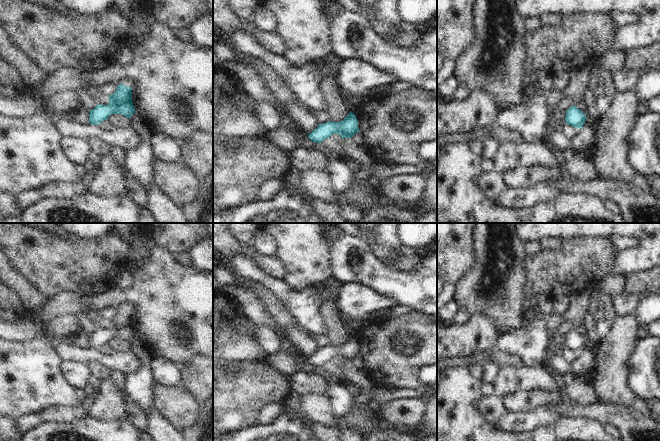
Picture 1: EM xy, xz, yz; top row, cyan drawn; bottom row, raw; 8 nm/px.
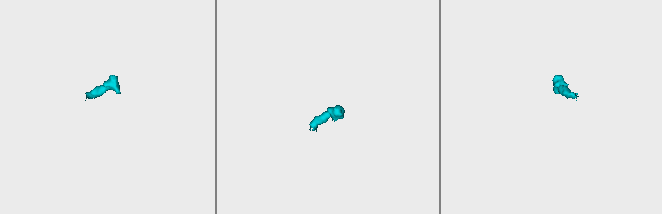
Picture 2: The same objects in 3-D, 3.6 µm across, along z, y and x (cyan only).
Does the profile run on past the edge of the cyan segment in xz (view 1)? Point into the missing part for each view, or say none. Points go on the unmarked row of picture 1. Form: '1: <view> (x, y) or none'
1: none

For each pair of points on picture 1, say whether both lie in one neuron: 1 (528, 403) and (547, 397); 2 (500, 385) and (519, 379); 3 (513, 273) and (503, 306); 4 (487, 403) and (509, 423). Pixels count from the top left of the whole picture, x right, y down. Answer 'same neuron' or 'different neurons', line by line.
1: same neuron
2: same neuron
3: same neuron
4: different neurons

